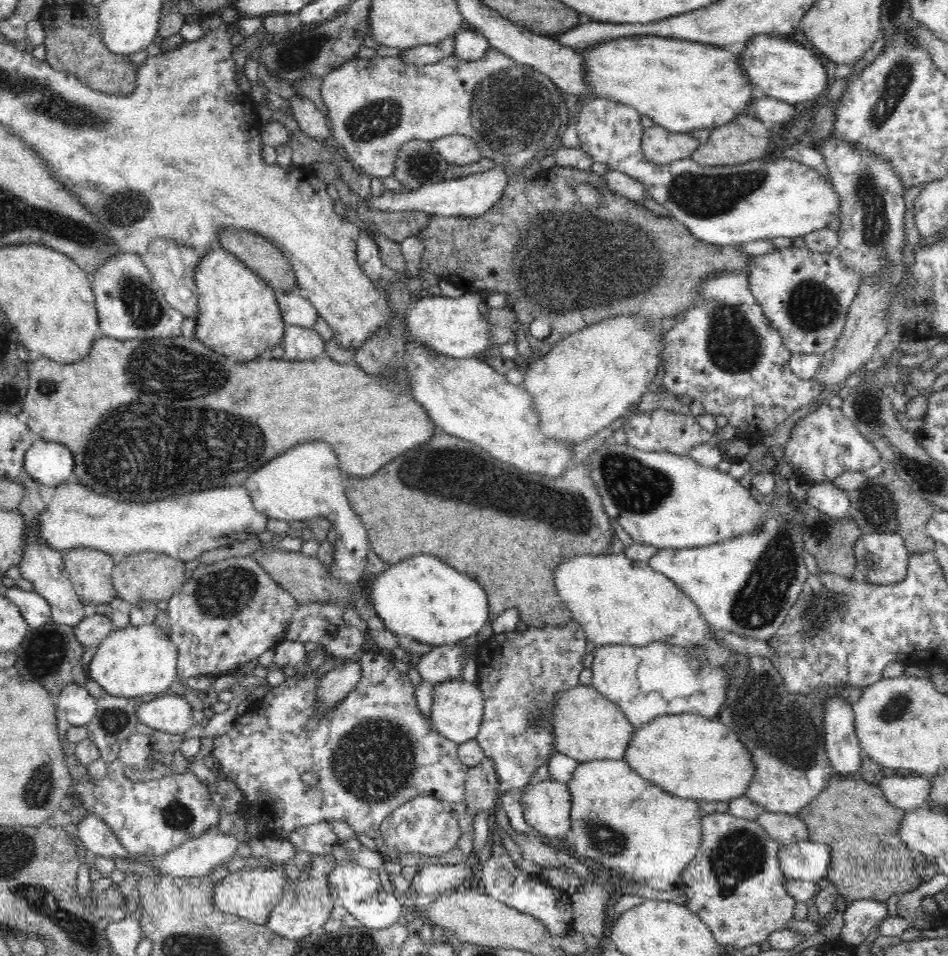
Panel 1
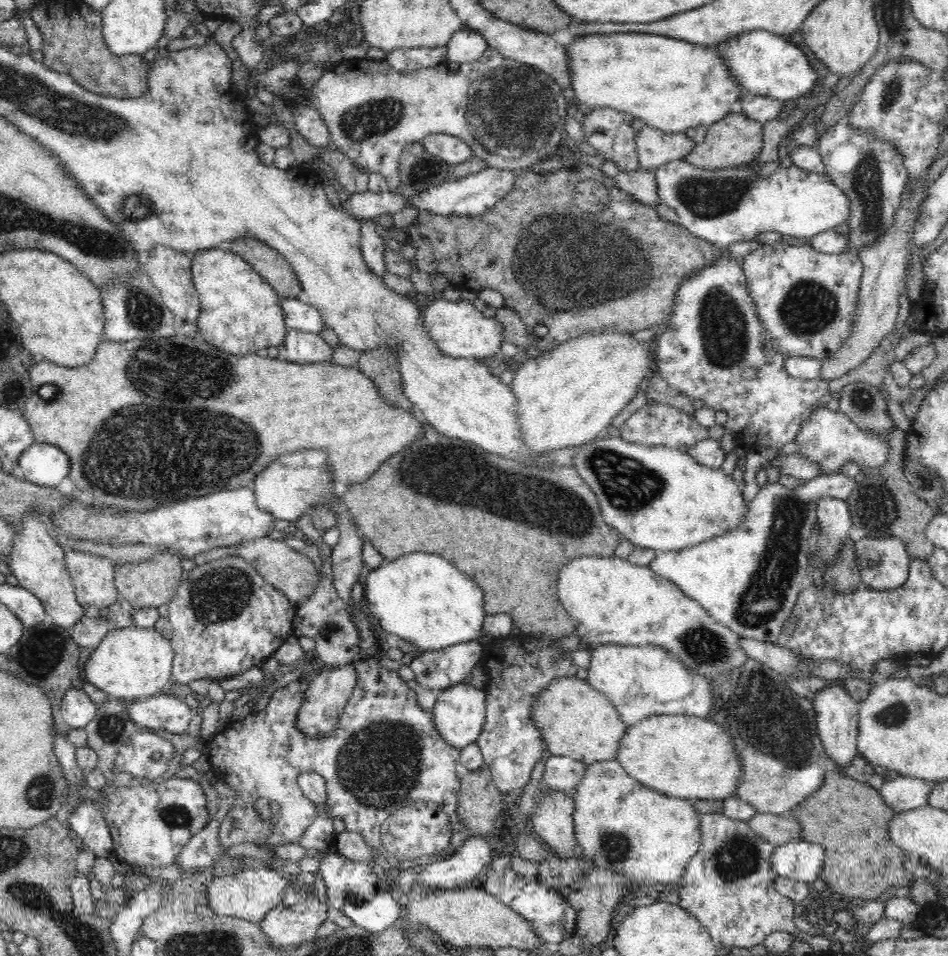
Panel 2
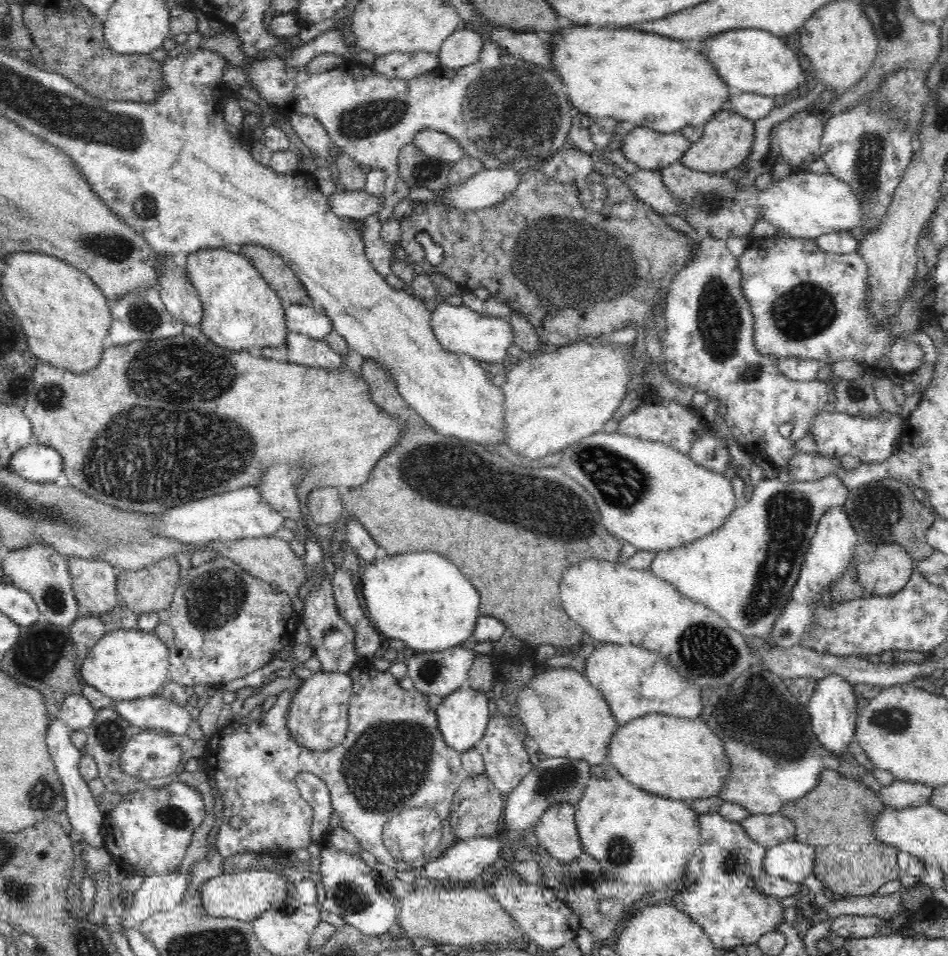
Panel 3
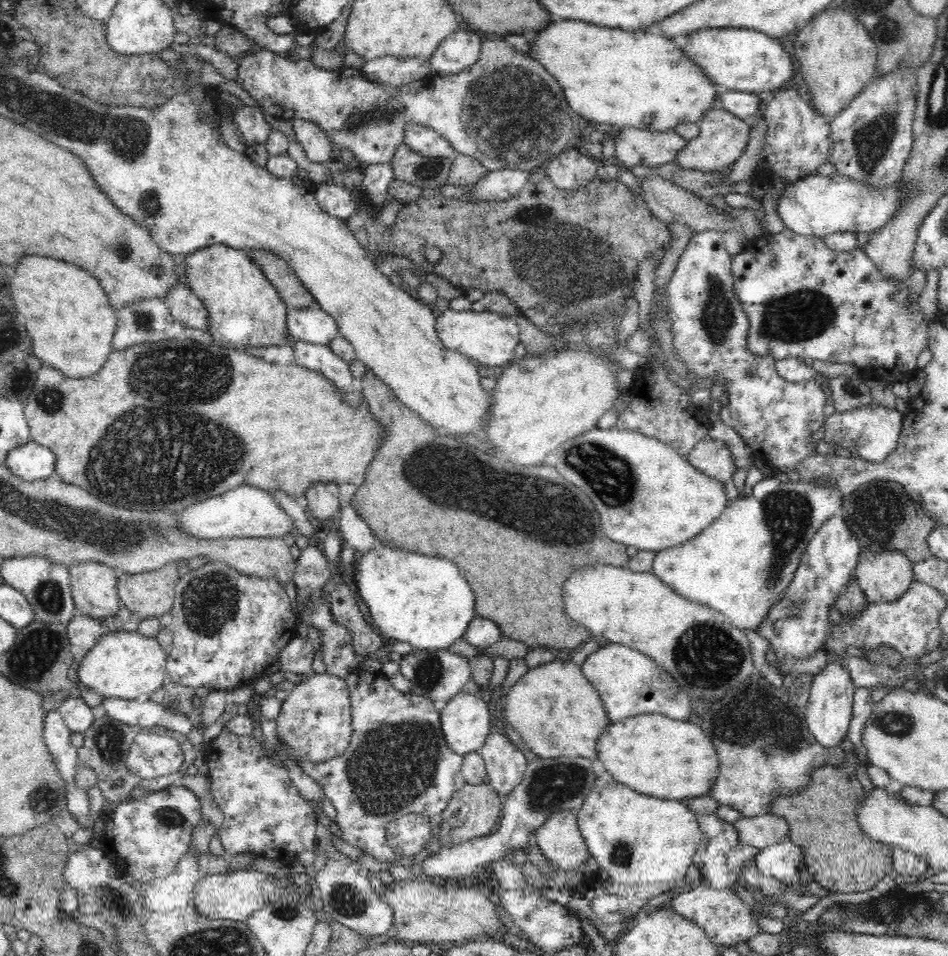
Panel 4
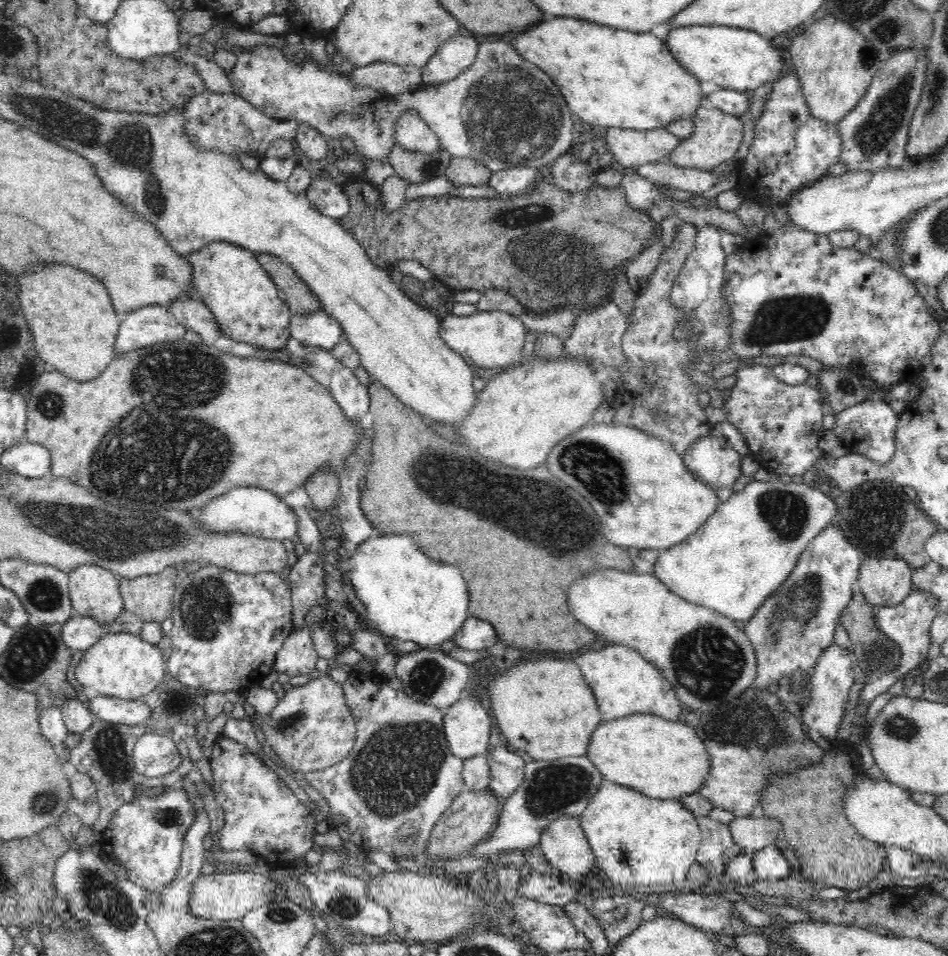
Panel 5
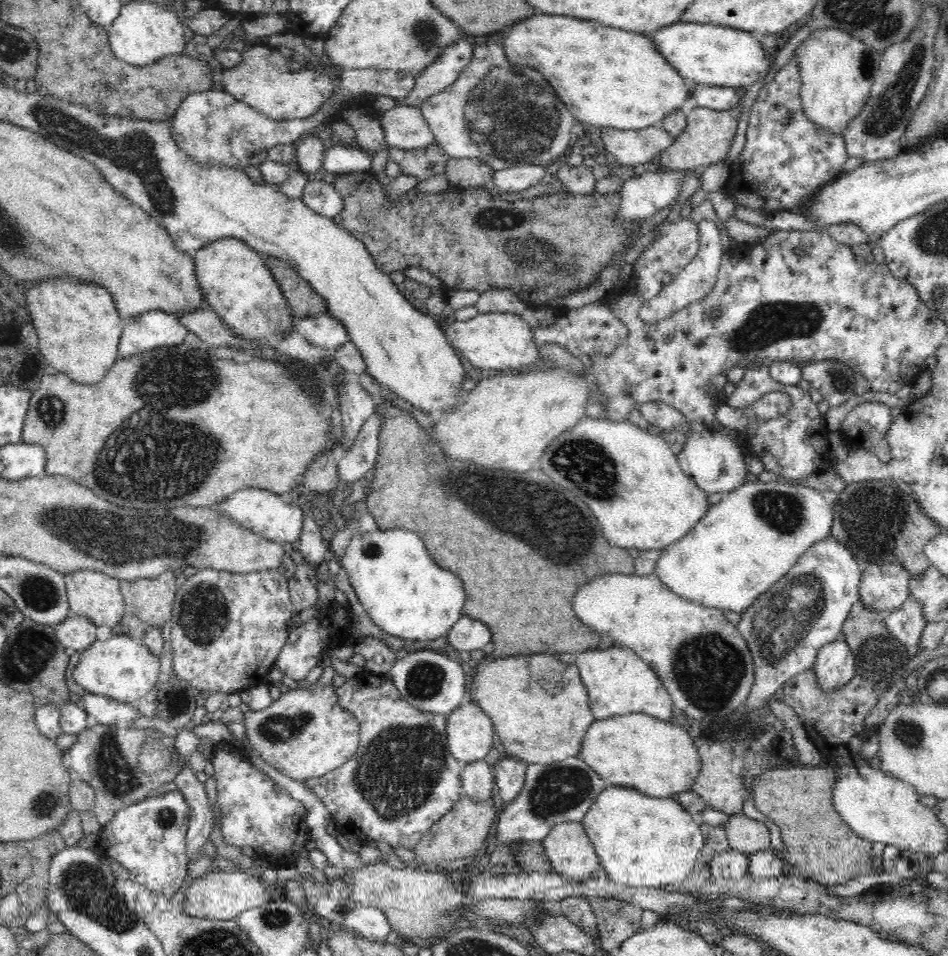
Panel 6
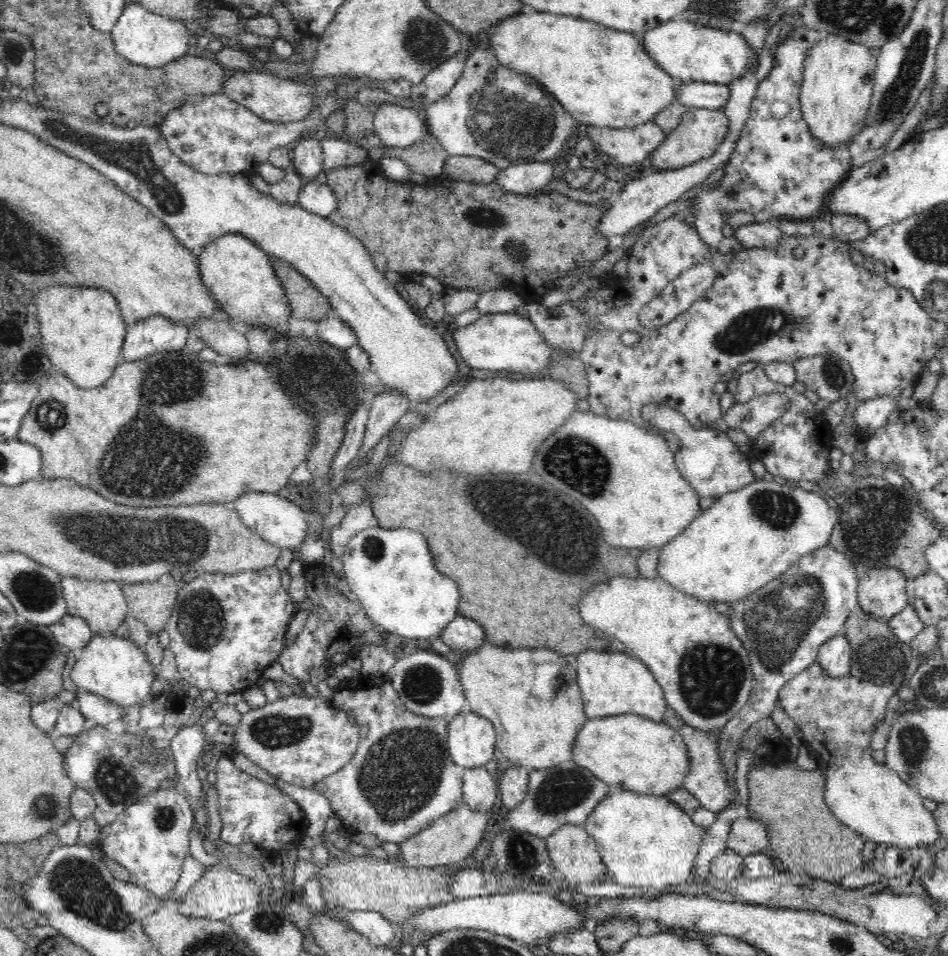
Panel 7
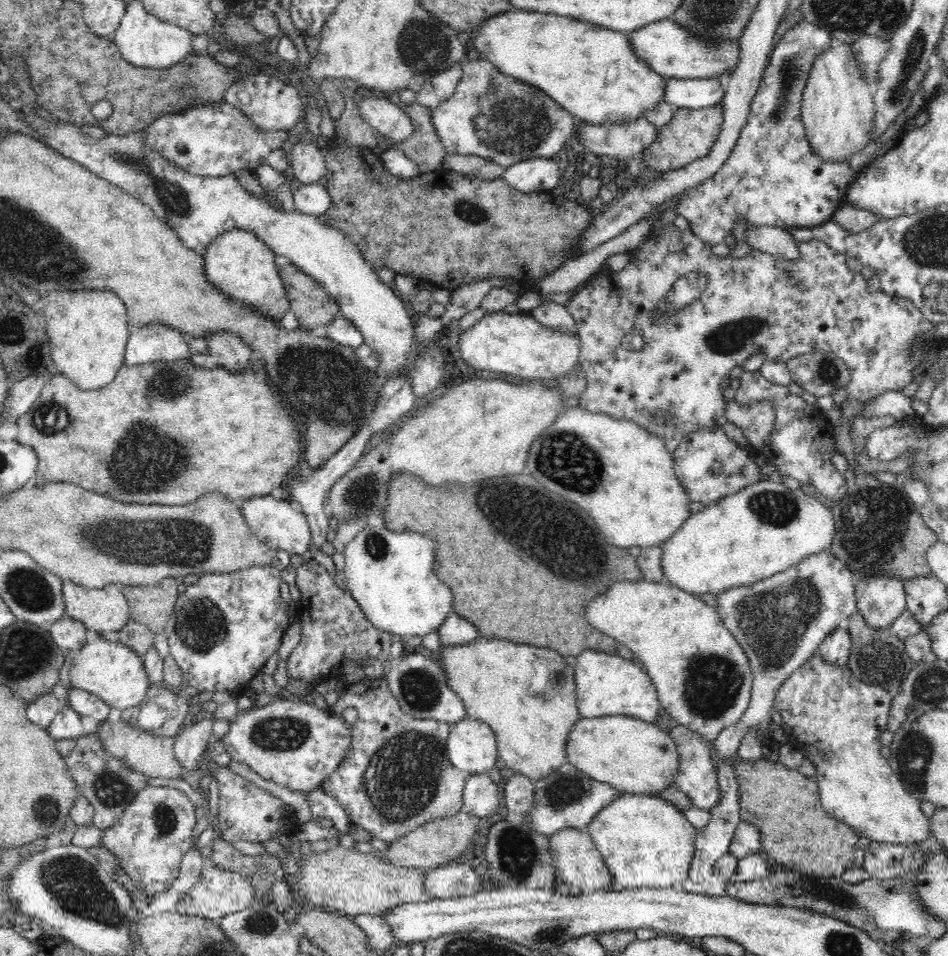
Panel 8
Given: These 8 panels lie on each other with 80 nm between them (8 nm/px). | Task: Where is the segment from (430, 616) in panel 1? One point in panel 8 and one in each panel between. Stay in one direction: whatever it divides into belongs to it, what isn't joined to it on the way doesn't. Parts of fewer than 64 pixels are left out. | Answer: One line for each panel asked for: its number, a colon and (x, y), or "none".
2: (421, 598)
3: (423, 600)
4: (412, 598)
5: (407, 596)
6: (402, 590)
7: (390, 572)
8: (391, 575)

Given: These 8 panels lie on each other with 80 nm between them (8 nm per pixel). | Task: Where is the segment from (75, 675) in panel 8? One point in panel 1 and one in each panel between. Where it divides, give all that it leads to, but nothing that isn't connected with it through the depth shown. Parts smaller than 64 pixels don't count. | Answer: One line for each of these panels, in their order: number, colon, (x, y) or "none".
1: (134, 662)
2: (131, 663)
3: (123, 665)
4: (122, 664)
5: (121, 665)
6: (125, 670)
7: (116, 669)

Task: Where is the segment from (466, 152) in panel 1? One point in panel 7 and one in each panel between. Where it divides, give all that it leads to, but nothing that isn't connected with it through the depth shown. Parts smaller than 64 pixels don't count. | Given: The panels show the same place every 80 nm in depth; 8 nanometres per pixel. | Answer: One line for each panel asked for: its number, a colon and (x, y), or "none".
2: (453, 150)
3: (435, 144)
4: (419, 138)
5: (411, 132)
6: (404, 127)
7: (399, 127)

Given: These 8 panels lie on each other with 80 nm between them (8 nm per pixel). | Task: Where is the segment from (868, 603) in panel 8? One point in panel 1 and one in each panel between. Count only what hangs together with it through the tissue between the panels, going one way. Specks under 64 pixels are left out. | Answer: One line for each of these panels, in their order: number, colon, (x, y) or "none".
1: (882, 559)
2: (883, 563)
3: (884, 570)
4: (886, 576)
5: (886, 581)
6: (884, 587)
7: (882, 594)

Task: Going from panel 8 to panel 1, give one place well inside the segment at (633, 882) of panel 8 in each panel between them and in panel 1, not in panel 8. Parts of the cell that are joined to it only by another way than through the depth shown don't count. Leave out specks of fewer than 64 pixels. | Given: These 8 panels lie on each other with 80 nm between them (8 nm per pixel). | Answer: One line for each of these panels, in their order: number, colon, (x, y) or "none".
1: (623, 822)
2: (647, 836)
3: (639, 837)
4: (636, 839)
5: (638, 841)
6: (642, 841)
7: (645, 841)

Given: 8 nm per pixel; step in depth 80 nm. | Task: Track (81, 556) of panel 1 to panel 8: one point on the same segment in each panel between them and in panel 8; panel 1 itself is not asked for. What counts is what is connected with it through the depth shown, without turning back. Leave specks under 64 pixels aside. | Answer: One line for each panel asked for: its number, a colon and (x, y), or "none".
2: (93, 577)
3: (94, 581)
4: (93, 585)
5: (94, 591)
6: (91, 594)
7: (103, 606)
8: (105, 610)

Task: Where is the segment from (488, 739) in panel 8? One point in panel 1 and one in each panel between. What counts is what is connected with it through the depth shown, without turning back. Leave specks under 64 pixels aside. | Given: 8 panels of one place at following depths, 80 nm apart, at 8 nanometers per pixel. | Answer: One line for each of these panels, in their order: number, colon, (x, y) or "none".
1: (457, 712)
2: (460, 712)
3: (463, 716)
4: (465, 720)
5: (467, 723)
6: (469, 732)
7: (471, 740)

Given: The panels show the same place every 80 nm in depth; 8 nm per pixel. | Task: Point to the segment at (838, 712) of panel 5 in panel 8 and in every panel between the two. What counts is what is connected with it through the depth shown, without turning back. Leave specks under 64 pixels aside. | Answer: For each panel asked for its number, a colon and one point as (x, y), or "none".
6: (834, 666)
7: (834, 655)
8: (836, 647)

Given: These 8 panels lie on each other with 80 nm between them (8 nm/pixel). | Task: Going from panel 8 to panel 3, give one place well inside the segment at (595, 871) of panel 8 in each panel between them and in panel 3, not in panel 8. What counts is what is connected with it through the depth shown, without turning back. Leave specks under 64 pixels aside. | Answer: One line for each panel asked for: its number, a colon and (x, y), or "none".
3: (557, 832)
4: (560, 839)
5: (564, 842)
6: (568, 846)
7: (573, 852)

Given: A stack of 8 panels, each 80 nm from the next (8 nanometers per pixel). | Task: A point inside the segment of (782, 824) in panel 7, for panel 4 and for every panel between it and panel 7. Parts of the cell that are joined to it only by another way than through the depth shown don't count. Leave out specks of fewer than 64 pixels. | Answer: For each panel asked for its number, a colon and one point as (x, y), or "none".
4: (838, 855)
5: (807, 803)
6: (798, 799)

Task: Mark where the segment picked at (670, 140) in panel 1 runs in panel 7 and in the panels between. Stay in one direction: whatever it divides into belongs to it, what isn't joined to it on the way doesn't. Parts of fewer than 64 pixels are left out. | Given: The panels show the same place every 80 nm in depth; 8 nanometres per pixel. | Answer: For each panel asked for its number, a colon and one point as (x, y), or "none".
2: (654, 147)
3: (651, 150)
4: (633, 146)
5: (631, 148)
6: (629, 147)
7: (626, 146)

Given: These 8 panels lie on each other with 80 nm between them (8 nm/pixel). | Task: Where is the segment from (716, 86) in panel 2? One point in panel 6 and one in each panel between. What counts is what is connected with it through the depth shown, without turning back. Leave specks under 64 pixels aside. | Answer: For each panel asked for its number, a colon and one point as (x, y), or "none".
3: (654, 82)
4: (625, 78)
5: (610, 77)
6: (608, 77)

